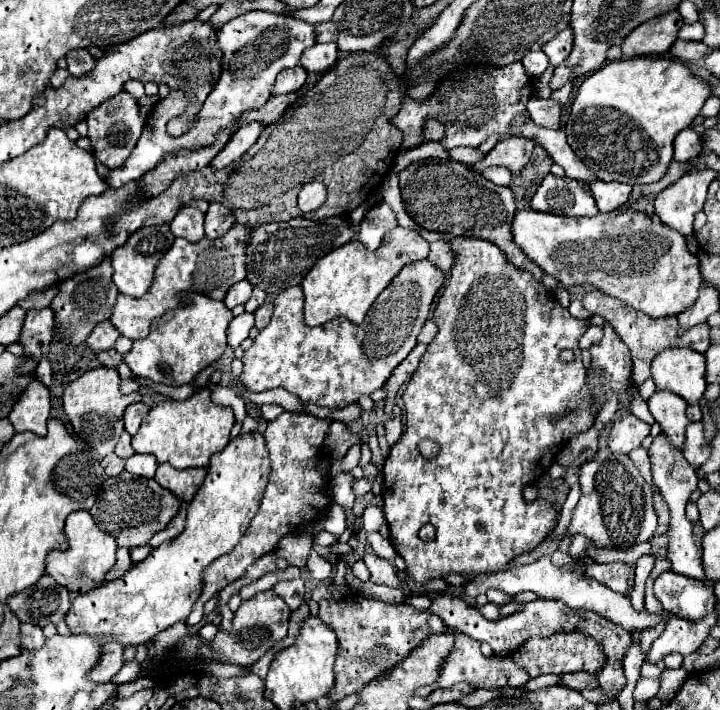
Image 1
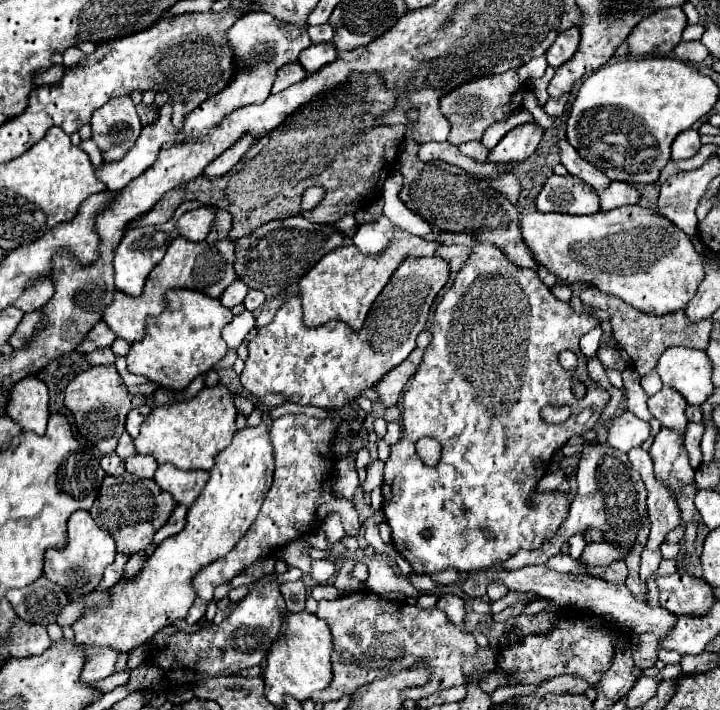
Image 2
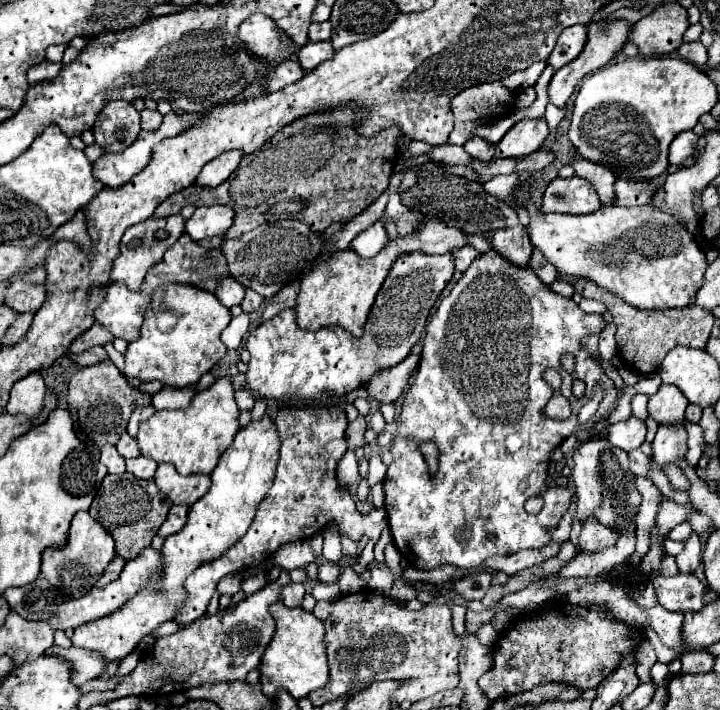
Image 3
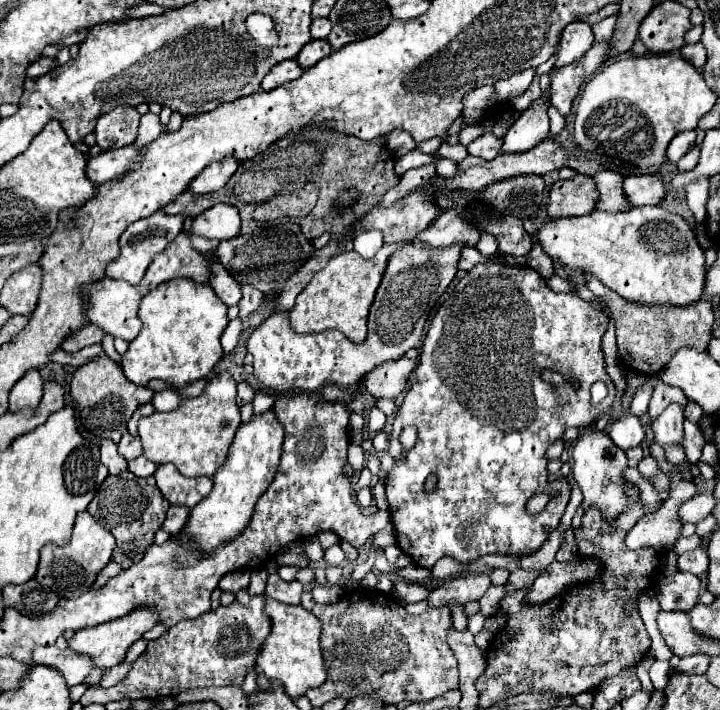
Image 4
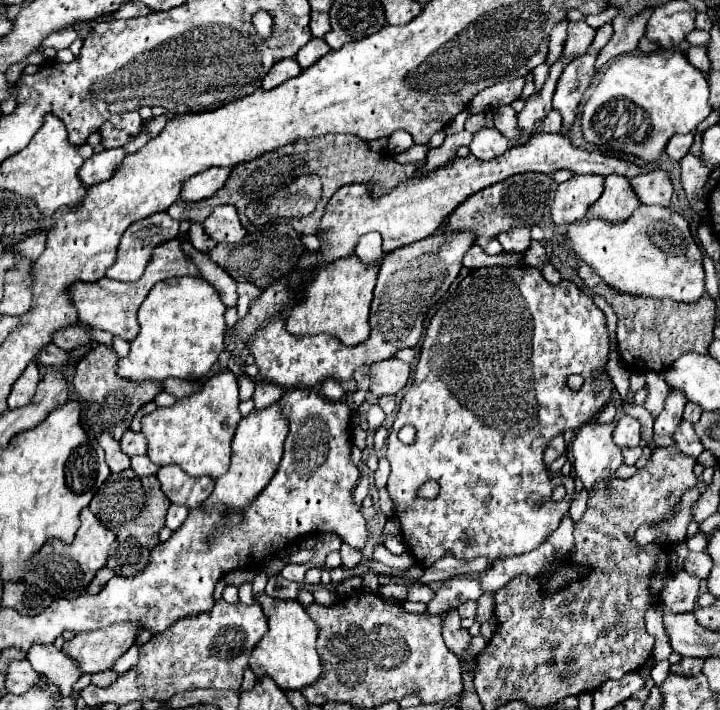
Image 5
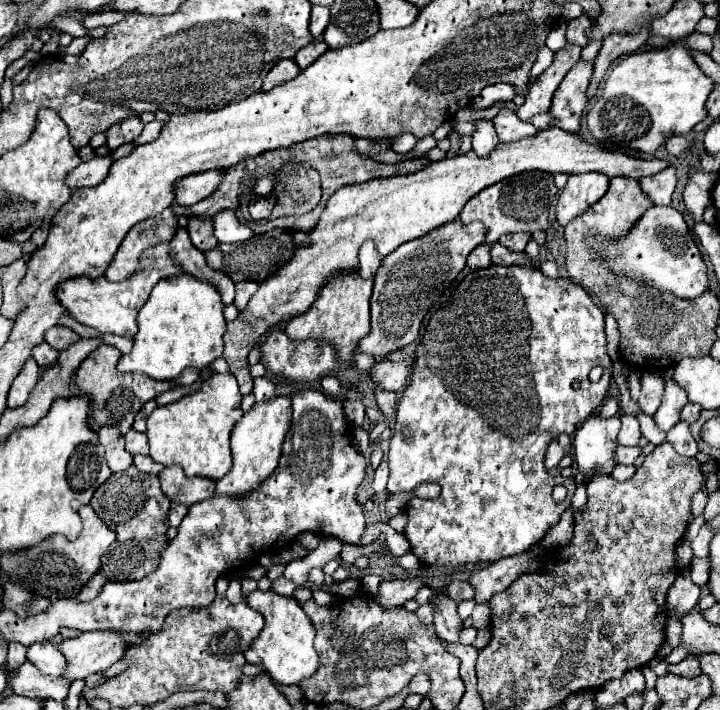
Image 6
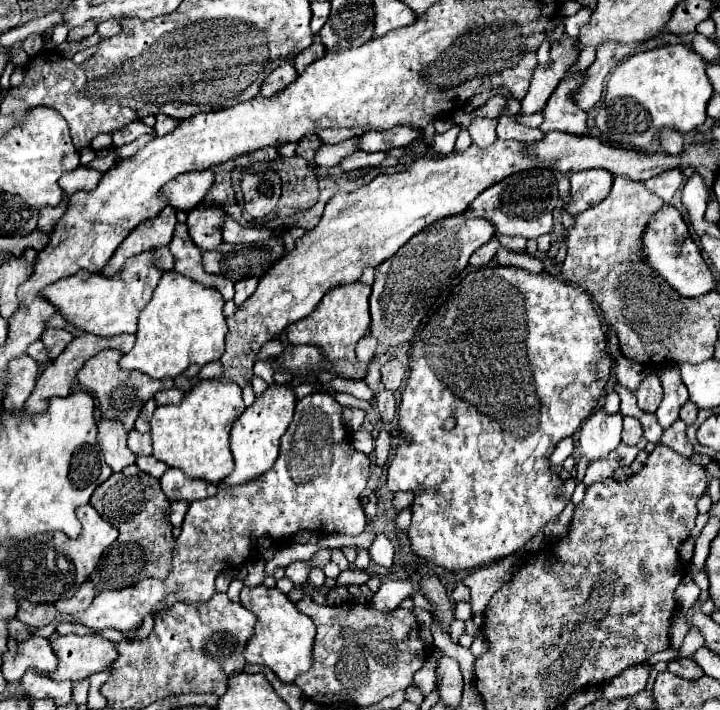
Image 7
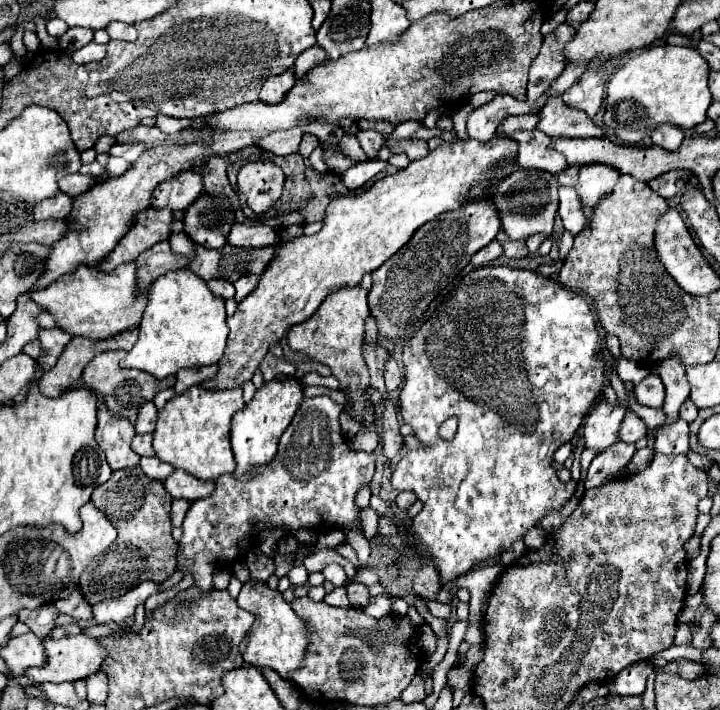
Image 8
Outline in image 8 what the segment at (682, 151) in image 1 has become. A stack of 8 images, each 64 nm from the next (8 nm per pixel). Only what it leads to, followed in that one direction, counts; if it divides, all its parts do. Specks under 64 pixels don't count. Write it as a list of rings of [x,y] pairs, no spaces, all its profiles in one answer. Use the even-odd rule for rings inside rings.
[[[662,124],[660,128],[656,128],[656,132],[652,132],[652,142],[668,152],[676,152],[684,140],[684,132],[680,128],[672,128],[672,124]]]

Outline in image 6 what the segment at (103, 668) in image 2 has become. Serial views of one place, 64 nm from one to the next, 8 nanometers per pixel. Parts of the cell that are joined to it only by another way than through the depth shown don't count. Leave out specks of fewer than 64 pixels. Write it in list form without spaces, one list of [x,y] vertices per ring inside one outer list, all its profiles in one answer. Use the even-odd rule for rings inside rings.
[[[40,642],[40,644],[32,644],[28,648],[26,658],[46,676],[52,678],[64,678],[66,672],[66,660],[60,654],[60,650],[52,644],[52,642]]]

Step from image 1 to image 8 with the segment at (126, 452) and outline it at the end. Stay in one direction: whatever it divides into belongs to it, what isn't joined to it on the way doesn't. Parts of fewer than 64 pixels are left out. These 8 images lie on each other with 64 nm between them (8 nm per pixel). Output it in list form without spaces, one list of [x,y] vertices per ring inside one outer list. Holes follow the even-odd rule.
[[[136,434],[132,440],[132,450],[140,456],[154,456],[152,434]]]

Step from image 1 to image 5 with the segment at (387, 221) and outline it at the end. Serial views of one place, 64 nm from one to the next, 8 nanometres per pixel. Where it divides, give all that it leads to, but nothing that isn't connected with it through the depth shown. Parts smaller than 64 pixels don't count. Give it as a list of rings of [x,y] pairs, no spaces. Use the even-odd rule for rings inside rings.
[[[370,232],[370,234],[364,234],[358,244],[356,244],[356,256],[360,260],[364,260],[364,264],[368,262],[376,262],[384,256],[382,252],[382,238],[378,236],[378,232]]]

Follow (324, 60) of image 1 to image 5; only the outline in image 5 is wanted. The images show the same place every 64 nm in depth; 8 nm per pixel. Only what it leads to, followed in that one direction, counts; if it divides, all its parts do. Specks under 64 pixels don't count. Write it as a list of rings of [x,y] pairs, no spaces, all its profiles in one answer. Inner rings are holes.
[[[312,38],[304,48],[300,48],[300,52],[296,54],[296,60],[302,68],[308,68],[328,52],[330,52],[330,46],[322,38]]]

